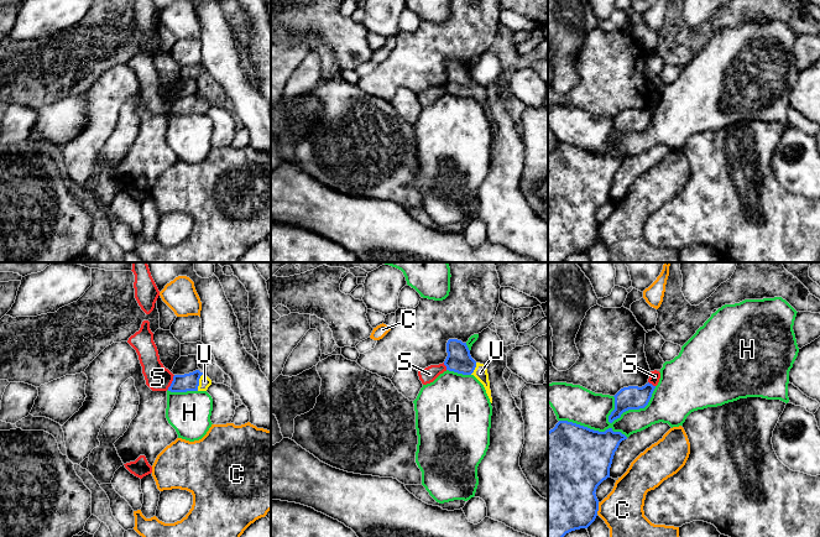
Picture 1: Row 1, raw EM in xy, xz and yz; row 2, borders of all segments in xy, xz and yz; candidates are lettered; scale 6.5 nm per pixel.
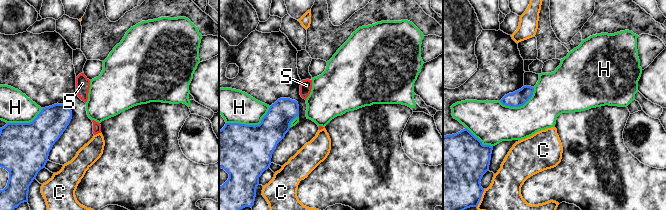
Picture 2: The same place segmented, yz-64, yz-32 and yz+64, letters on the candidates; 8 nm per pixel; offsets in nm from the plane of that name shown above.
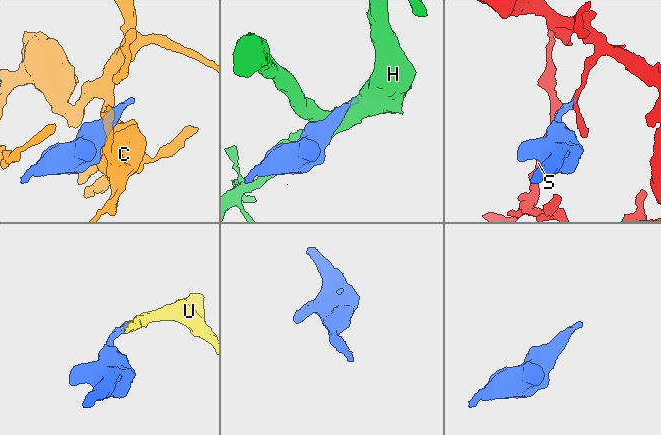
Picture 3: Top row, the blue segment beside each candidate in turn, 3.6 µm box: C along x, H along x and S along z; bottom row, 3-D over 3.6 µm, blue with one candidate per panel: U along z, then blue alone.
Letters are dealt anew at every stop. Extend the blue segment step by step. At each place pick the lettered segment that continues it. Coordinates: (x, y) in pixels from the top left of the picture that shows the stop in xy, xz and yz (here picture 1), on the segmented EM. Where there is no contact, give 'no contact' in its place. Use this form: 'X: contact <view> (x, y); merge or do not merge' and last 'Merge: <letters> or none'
C: contact yz (597, 509); do not merge
H: contact yz (636, 408); do not merge
S: contact xy (172, 382); do not merge
U: contact xy (198, 381); merge
Merge: U

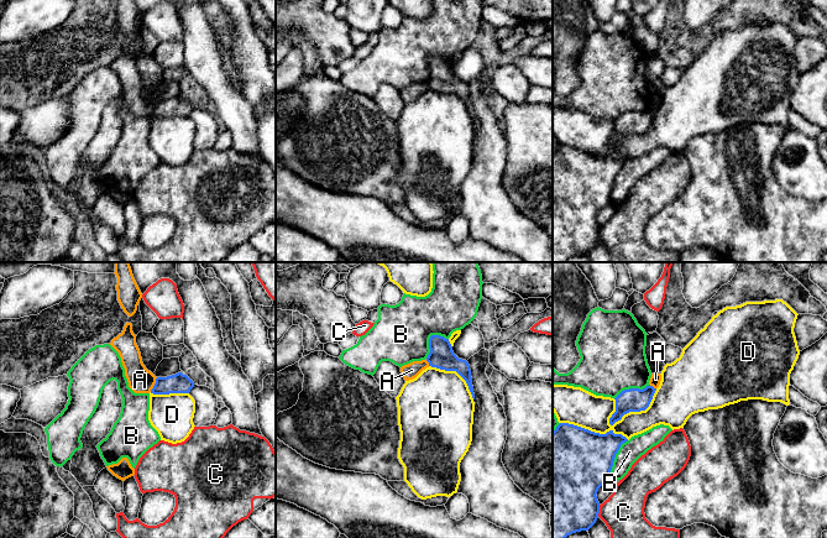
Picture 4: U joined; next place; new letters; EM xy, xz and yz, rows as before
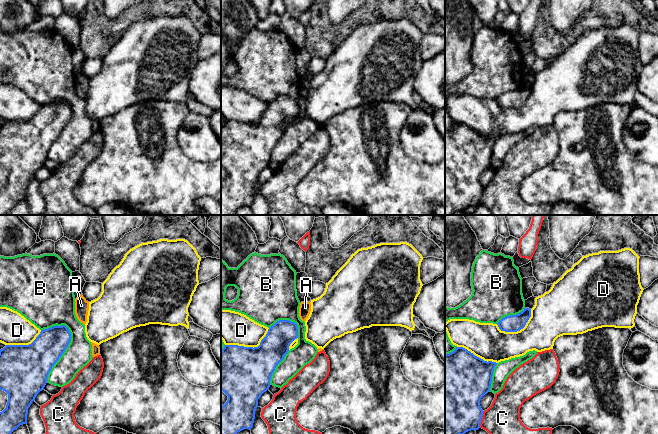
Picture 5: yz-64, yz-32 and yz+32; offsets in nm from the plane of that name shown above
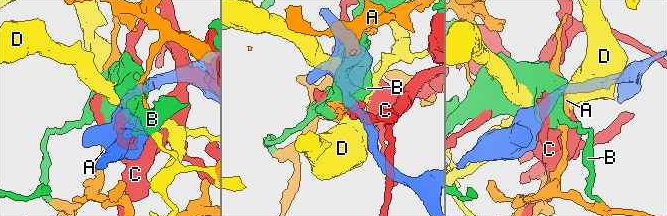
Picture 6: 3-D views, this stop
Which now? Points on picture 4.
A: contact xy (155, 385); do not merge
B: contact yz (613, 459); do not merge
C: contact yz (598, 511); do not merge
D: contact yz (637, 411); do not merge
Merge: none

